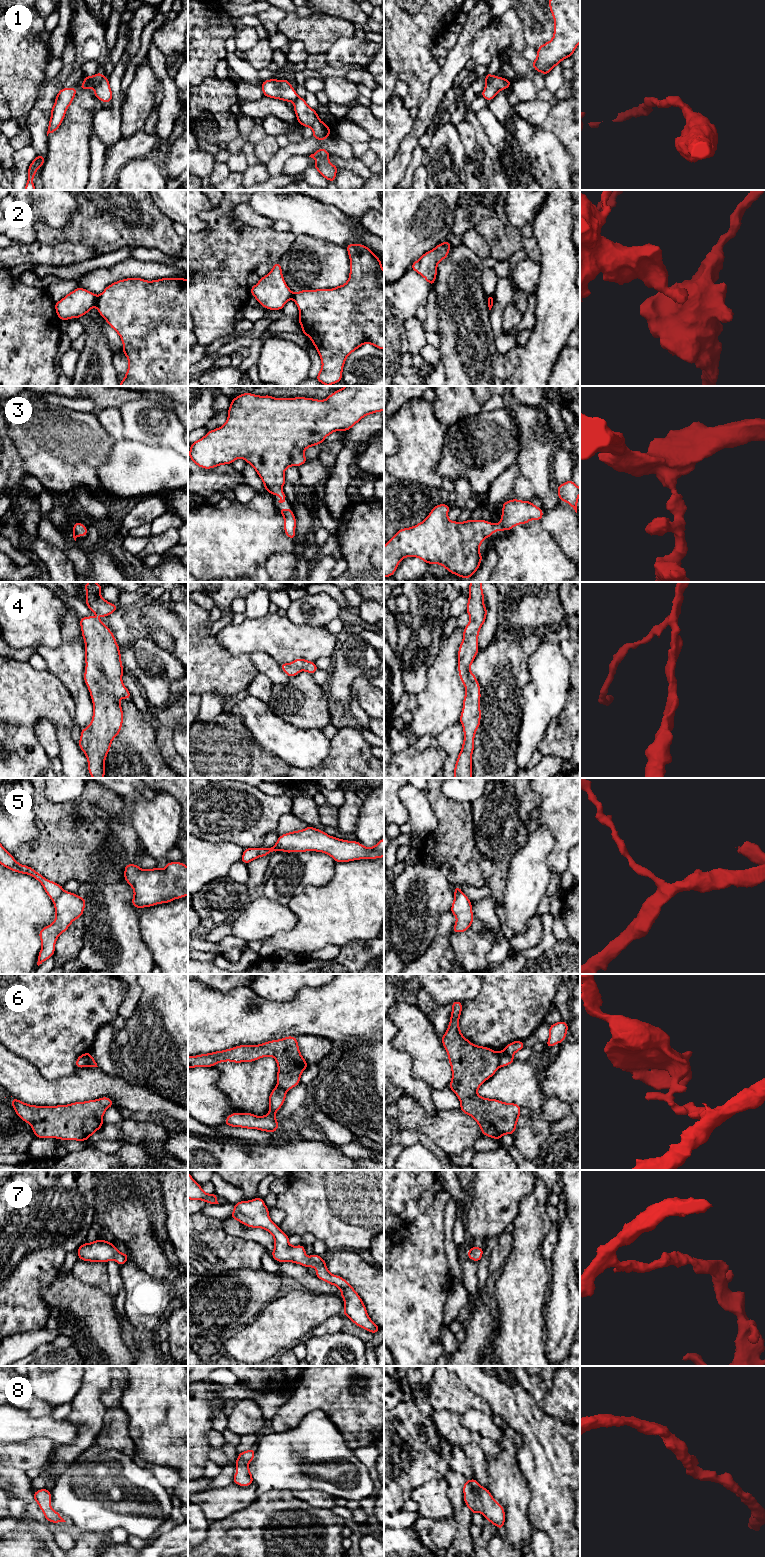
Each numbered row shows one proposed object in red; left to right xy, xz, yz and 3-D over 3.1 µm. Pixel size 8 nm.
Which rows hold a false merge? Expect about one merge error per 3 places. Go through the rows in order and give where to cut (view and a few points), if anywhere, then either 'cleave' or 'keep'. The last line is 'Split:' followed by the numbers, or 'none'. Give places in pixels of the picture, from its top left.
1: cut in xy along (103, 76), (94, 88); cleave
2: cut in xy along (97, 296), (95, 304); cleave
3: no cut; keep
4: no cut; keep
5: cut in xy along (63, 891), (53, 900); cleave
6: cut in xy along (88, 1052), (88, 1063), (85, 1066); cleave
7: no cut; keep
8: no cut; keep
Split: 1, 2, 5, 6

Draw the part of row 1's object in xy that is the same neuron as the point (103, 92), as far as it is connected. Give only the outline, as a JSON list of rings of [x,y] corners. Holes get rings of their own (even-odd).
[[[102,77],[99,85],[94,90],[94,95],[102,102],[110,103],[113,94],[109,85],[109,78]]]

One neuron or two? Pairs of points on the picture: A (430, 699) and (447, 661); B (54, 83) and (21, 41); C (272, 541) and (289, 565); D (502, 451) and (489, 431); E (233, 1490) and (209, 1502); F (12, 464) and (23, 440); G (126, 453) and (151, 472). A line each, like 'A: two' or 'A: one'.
A: one
B: two
C: two
D: one
E: one
F: two
G: one

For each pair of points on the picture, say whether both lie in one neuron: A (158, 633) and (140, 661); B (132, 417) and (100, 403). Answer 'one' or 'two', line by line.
A: two
B: two

